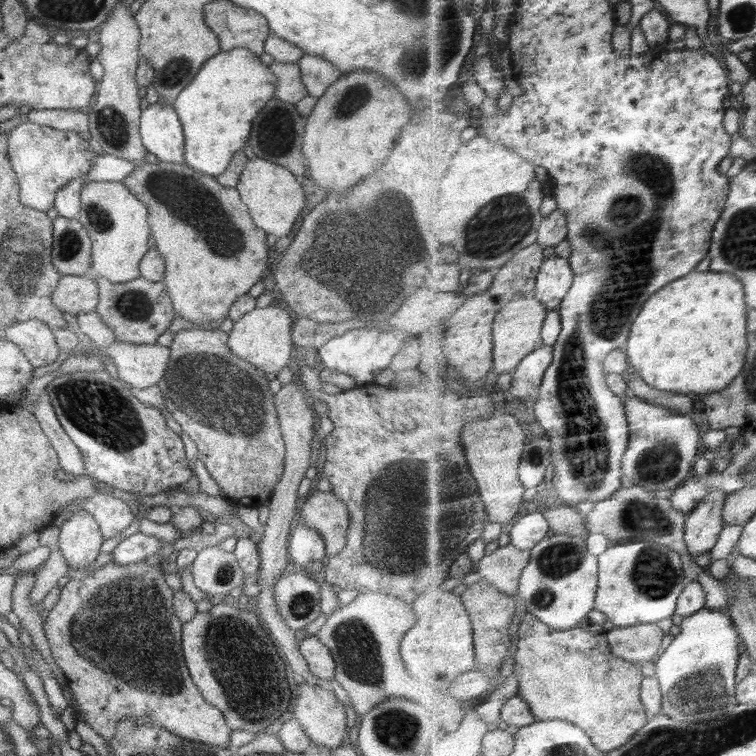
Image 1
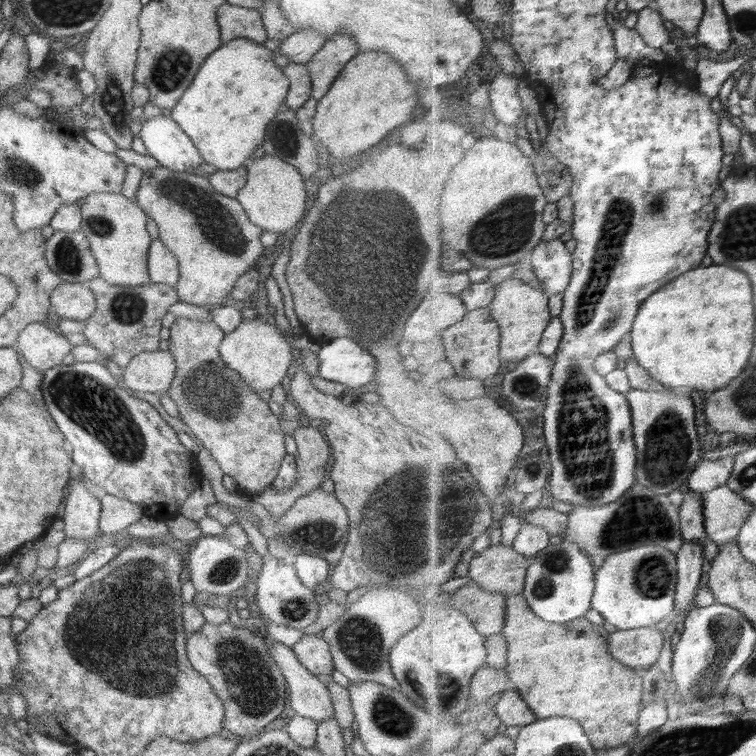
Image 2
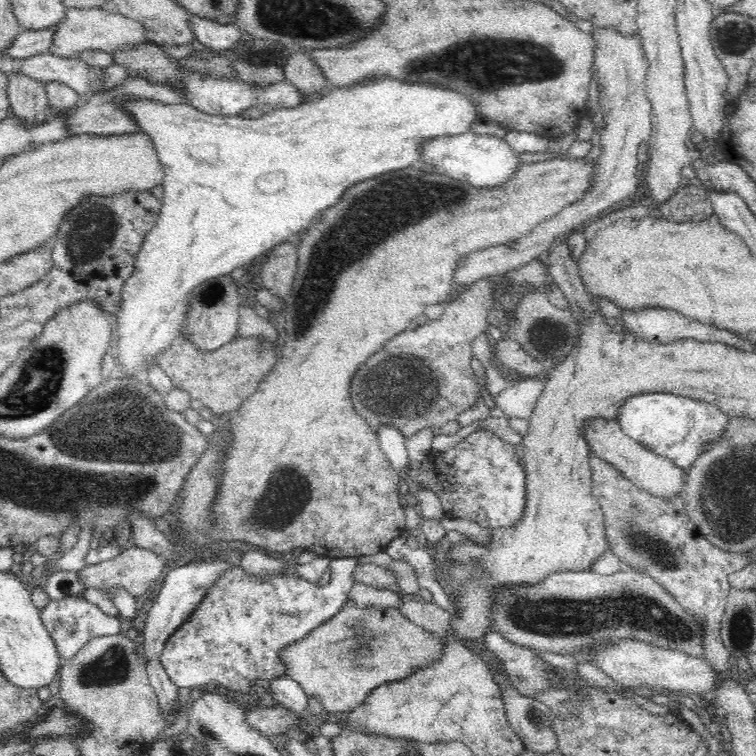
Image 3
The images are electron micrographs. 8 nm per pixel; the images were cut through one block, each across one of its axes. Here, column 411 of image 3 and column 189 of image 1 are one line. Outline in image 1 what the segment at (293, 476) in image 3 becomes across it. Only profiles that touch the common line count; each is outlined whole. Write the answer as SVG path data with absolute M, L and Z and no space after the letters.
M164 161L136 165L123 183L146 205L151 238L156 240L156 250L165 265L161 282L166 287L175 313L197 327L208 327L209 322L225 319L232 304L259 282L264 270L269 270L275 253L267 245L267 233L254 224L238 189L224 186L212 176L202 174L186 164Z

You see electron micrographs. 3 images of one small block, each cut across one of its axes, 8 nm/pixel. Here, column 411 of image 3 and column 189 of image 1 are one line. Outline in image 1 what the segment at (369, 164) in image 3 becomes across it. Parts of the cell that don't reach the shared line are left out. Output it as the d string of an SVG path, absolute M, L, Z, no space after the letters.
M246 48L221 50L210 57L173 104L183 126L185 164L202 174L222 174L232 152L248 140L251 122L275 96L277 84L270 68Z

